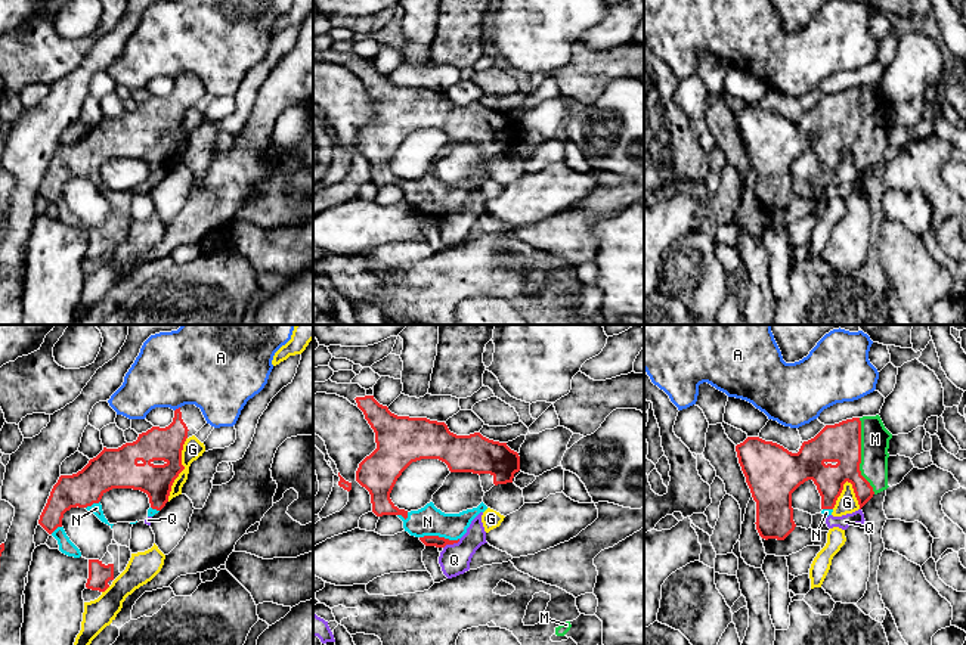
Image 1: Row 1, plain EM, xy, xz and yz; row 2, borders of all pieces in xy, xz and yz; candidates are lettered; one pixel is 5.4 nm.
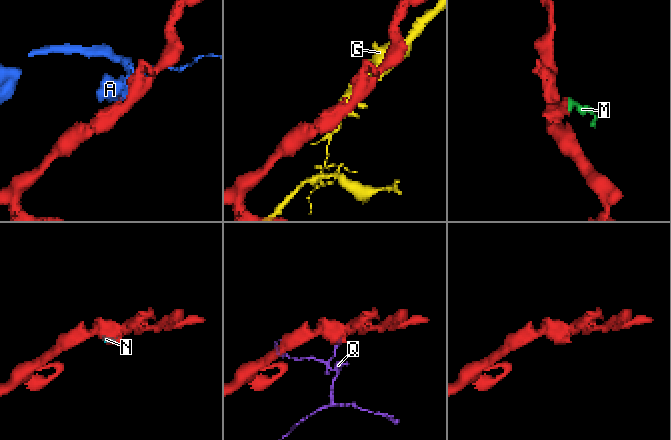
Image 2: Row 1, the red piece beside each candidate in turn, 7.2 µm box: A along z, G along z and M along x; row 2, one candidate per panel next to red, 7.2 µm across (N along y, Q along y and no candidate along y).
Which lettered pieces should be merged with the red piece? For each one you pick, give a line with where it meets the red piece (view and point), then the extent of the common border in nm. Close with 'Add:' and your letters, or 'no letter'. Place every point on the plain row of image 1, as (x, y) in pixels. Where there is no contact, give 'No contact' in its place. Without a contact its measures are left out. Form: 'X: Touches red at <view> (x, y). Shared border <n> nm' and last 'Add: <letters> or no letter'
M: Touches red at yz (860, 126). Shared border 420 nm
N: Touches red at xz (437, 205). Shared border 220 nm
Add: M, N

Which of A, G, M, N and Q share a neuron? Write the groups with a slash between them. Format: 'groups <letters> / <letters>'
groups A / G / M N / Q

